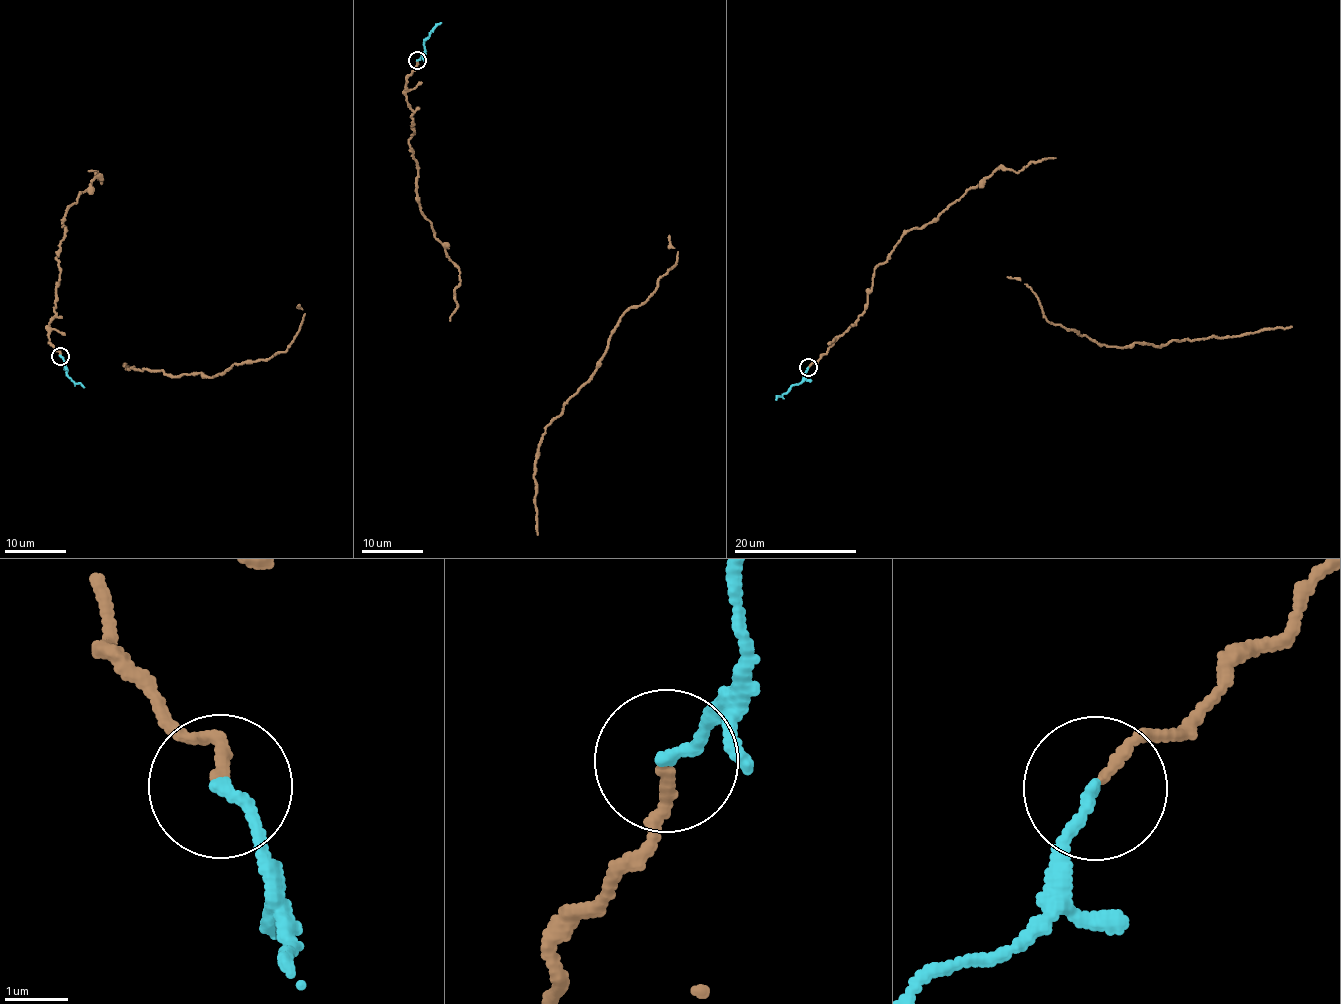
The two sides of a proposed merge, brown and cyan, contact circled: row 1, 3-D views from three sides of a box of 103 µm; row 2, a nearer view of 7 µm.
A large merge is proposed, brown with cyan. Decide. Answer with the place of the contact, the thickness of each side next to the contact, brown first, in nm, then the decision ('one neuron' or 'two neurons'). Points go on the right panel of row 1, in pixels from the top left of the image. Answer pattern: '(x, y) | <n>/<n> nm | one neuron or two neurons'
(808, 367) | 160/180 nm | one neuron

